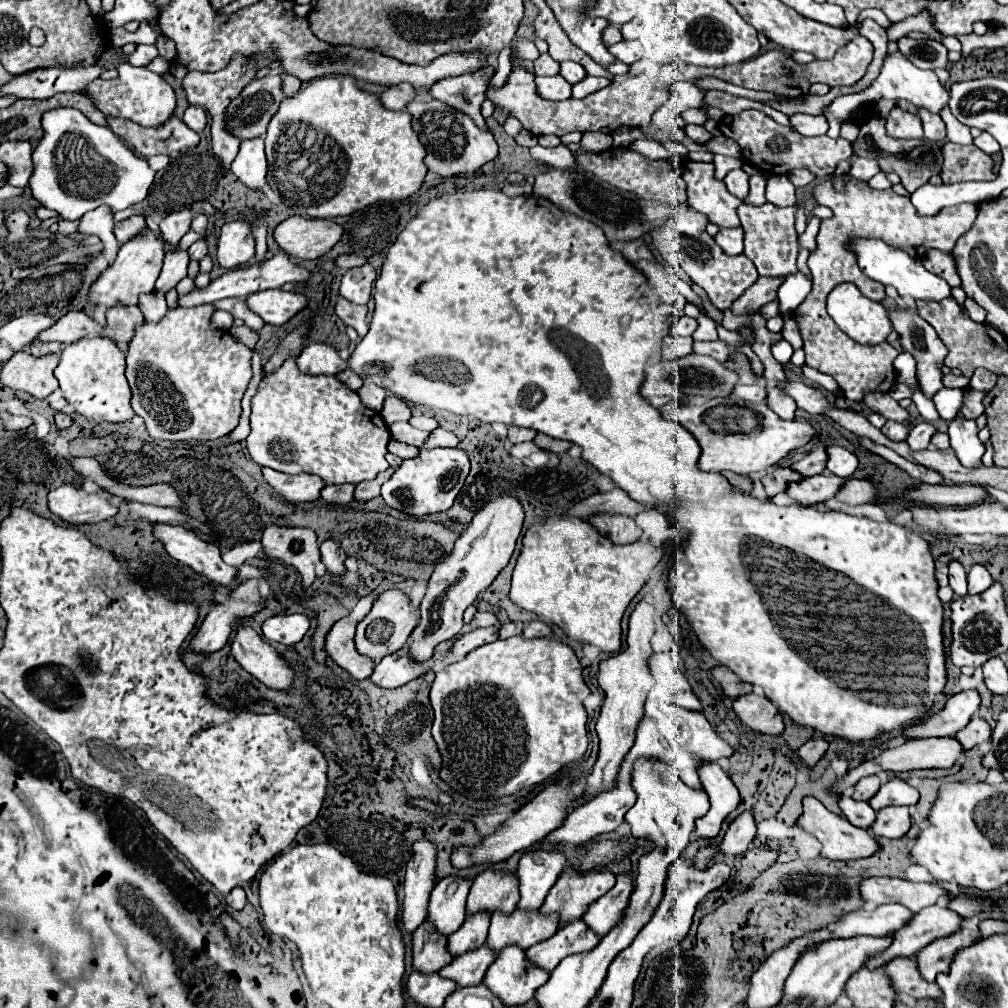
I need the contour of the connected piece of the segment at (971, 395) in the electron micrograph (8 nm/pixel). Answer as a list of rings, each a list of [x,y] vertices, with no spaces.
[[[965,388],[965,396],[963,396],[963,404],[961,404],[961,414],[965,418],[977,418],[985,412],[985,406],[983,406],[983,398],[987,396],[987,392],[979,392],[979,390],[973,390],[973,388]]]

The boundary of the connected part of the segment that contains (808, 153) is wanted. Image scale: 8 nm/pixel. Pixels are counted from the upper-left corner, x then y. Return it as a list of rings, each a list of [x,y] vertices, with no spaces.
[[[743,110],[739,114],[725,116],[719,122],[721,134],[727,138],[733,138],[741,146],[743,158],[757,166],[761,172],[773,172],[773,174],[789,174],[795,168],[809,168],[817,178],[829,178],[837,164],[841,160],[851,158],[853,148],[845,138],[829,138],[829,136],[815,136],[805,138],[799,132],[793,132],[791,128],[785,128],[777,124],[773,118],[759,110]]]

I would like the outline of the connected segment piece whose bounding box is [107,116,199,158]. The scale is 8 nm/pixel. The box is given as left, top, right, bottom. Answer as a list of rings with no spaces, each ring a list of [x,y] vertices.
[[[107,116],[109,128],[117,132],[137,154],[149,158],[155,154],[171,154],[175,150],[191,148],[199,144],[199,134],[189,130],[183,120],[171,118],[161,126],[145,128],[141,124],[135,124],[133,120],[123,120],[115,116]]]

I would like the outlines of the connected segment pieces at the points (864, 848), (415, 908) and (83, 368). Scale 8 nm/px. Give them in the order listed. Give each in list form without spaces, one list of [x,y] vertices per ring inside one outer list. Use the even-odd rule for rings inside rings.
[[[805,798],[803,800],[803,814],[797,822],[803,830],[807,830],[809,834],[813,834],[819,842],[821,842],[821,856],[829,858],[829,860],[857,860],[857,858],[869,858],[875,852],[879,852],[879,842],[877,836],[871,830],[865,828],[857,828],[853,824],[849,824],[843,816],[837,816],[833,812],[829,812],[819,800],[815,798]]]
[[[419,838],[413,844],[413,856],[407,862],[405,874],[405,900],[403,900],[403,928],[405,932],[417,930],[417,926],[427,916],[429,896],[433,886],[437,884],[435,878],[437,870],[437,848],[431,840]]]
[[[95,336],[69,344],[55,368],[55,378],[59,380],[65,400],[85,418],[97,416],[105,422],[125,422],[135,414],[129,404],[131,388],[125,378],[125,350],[121,350],[111,338]]]

